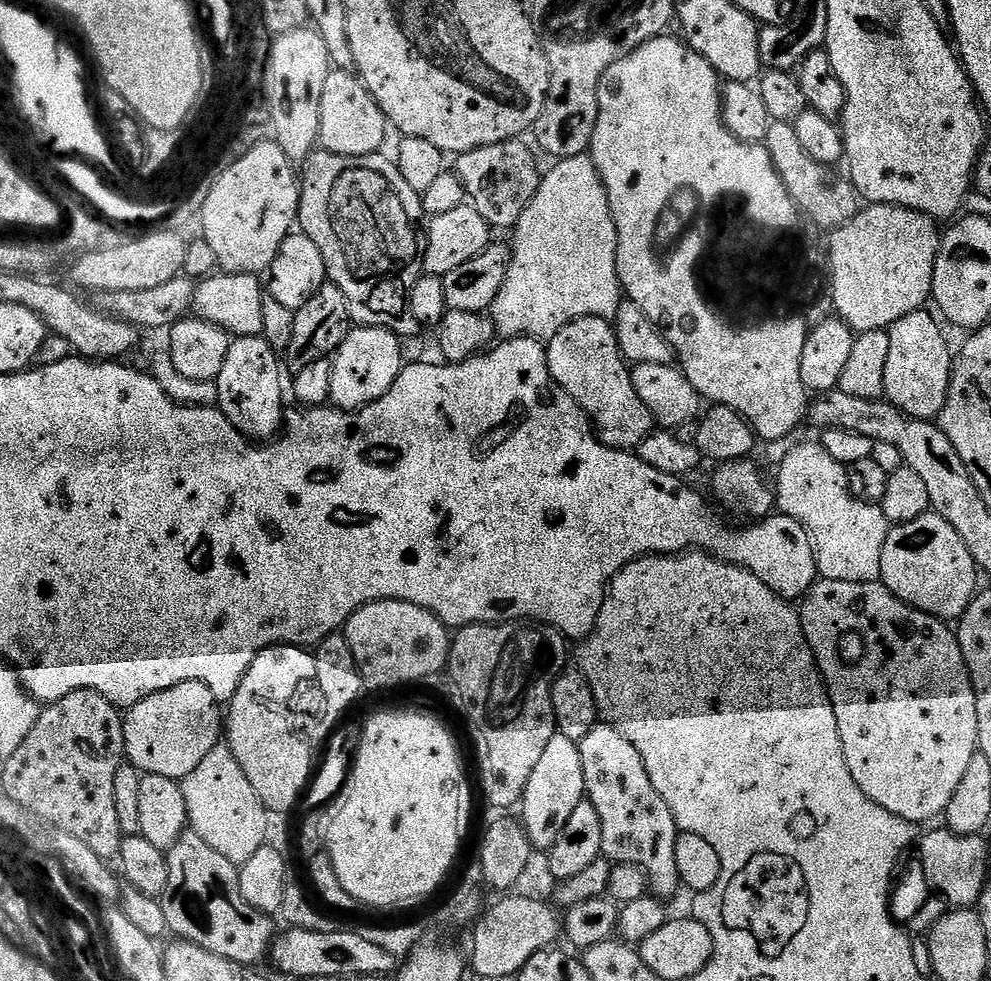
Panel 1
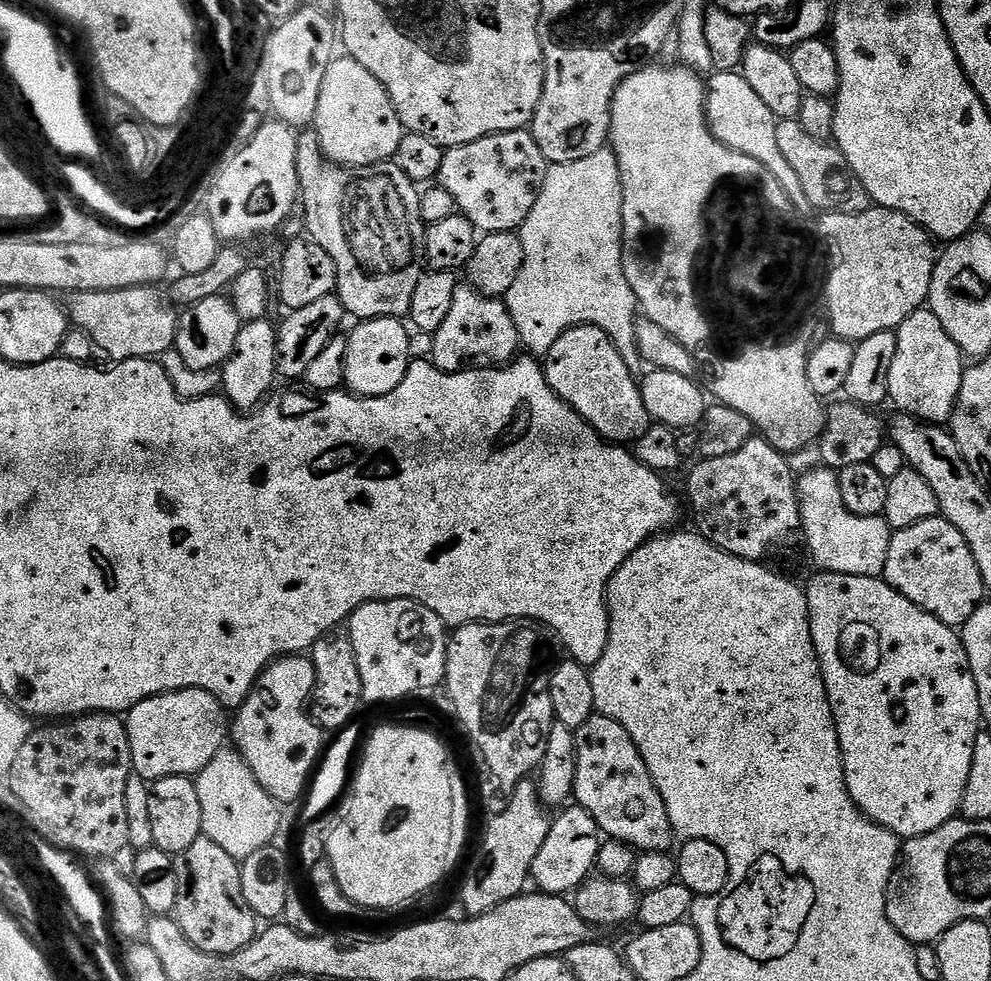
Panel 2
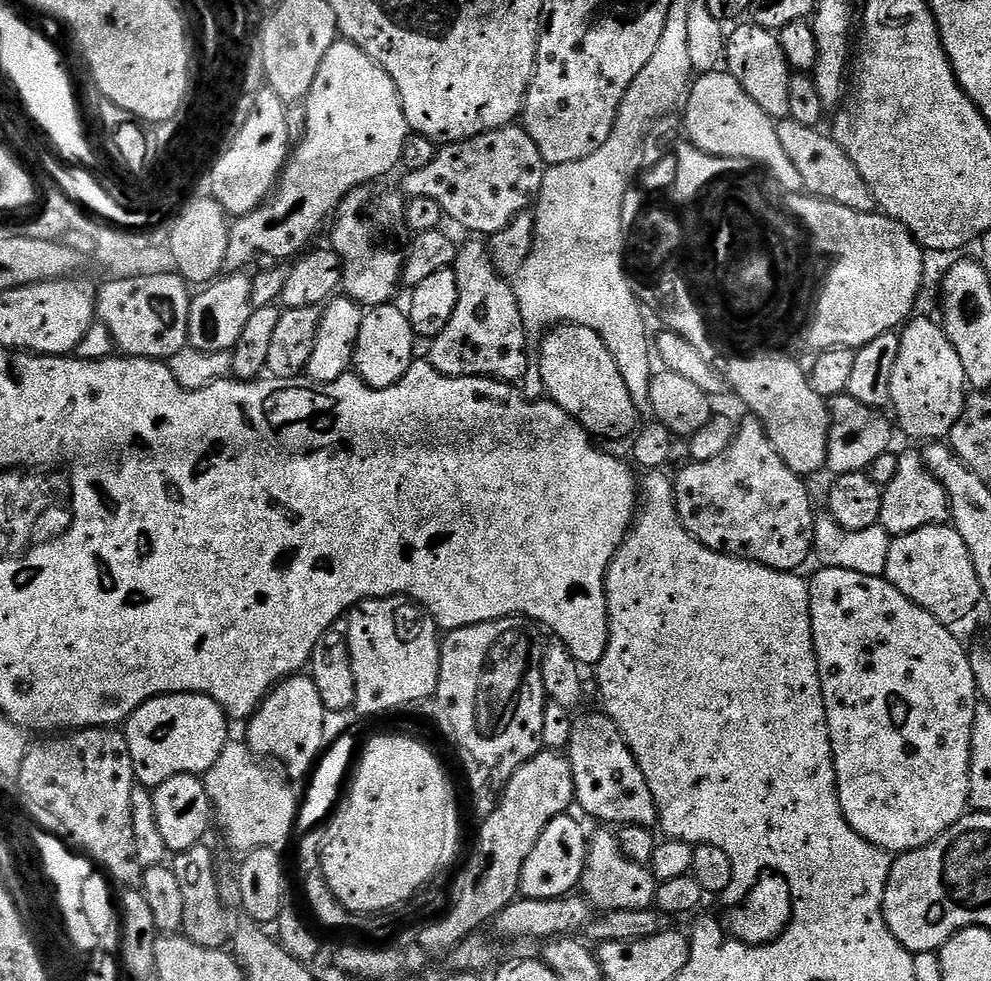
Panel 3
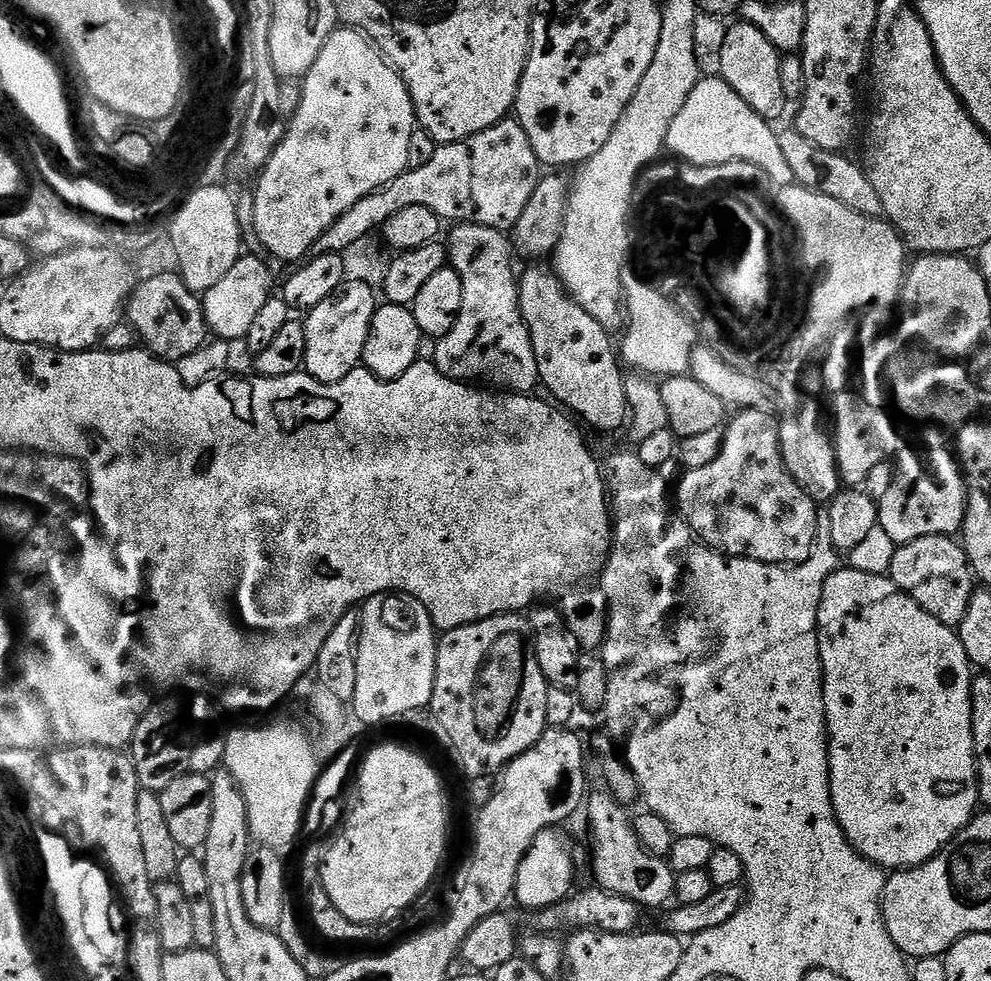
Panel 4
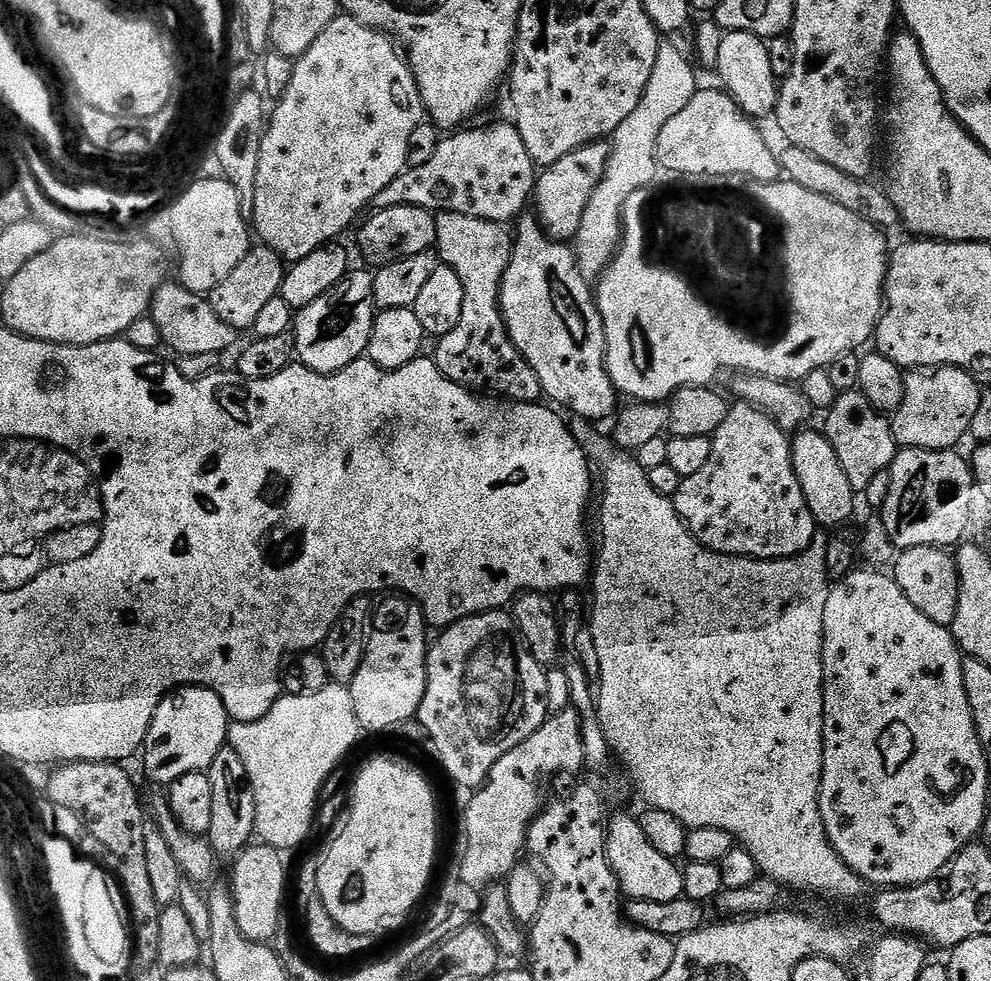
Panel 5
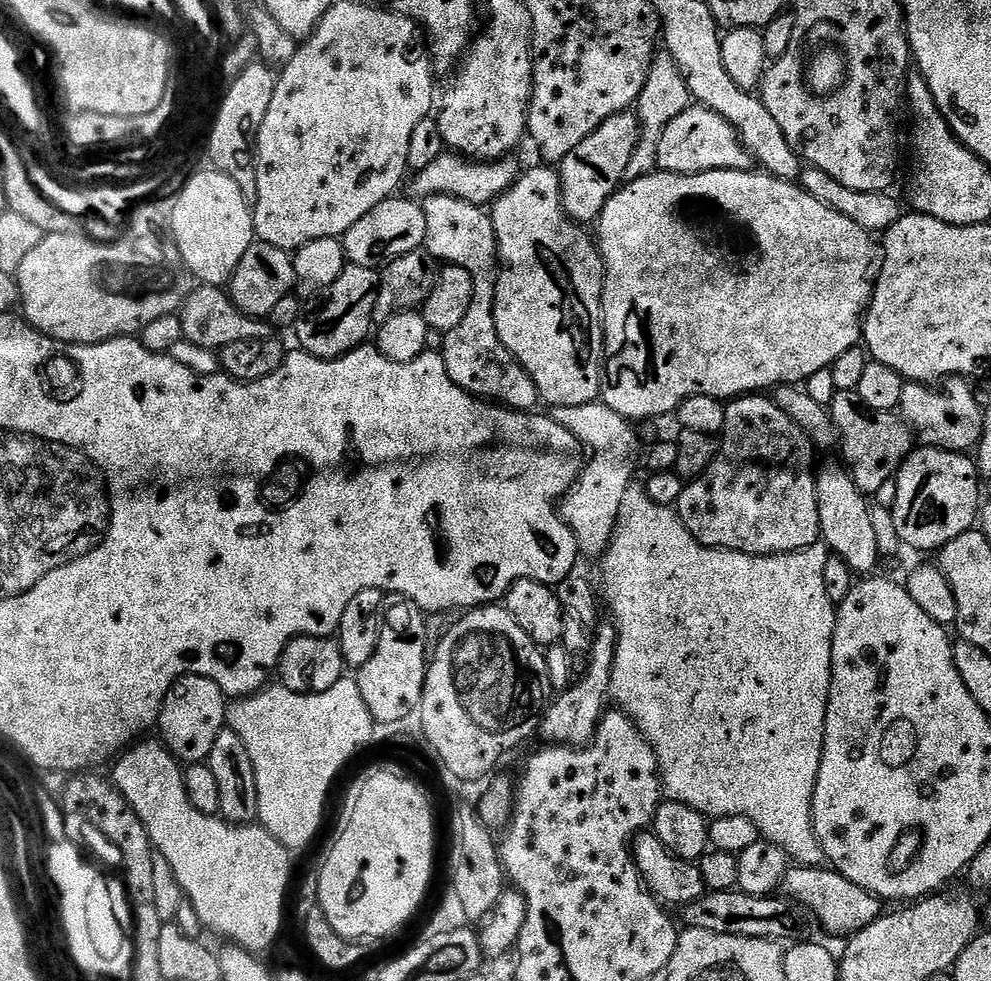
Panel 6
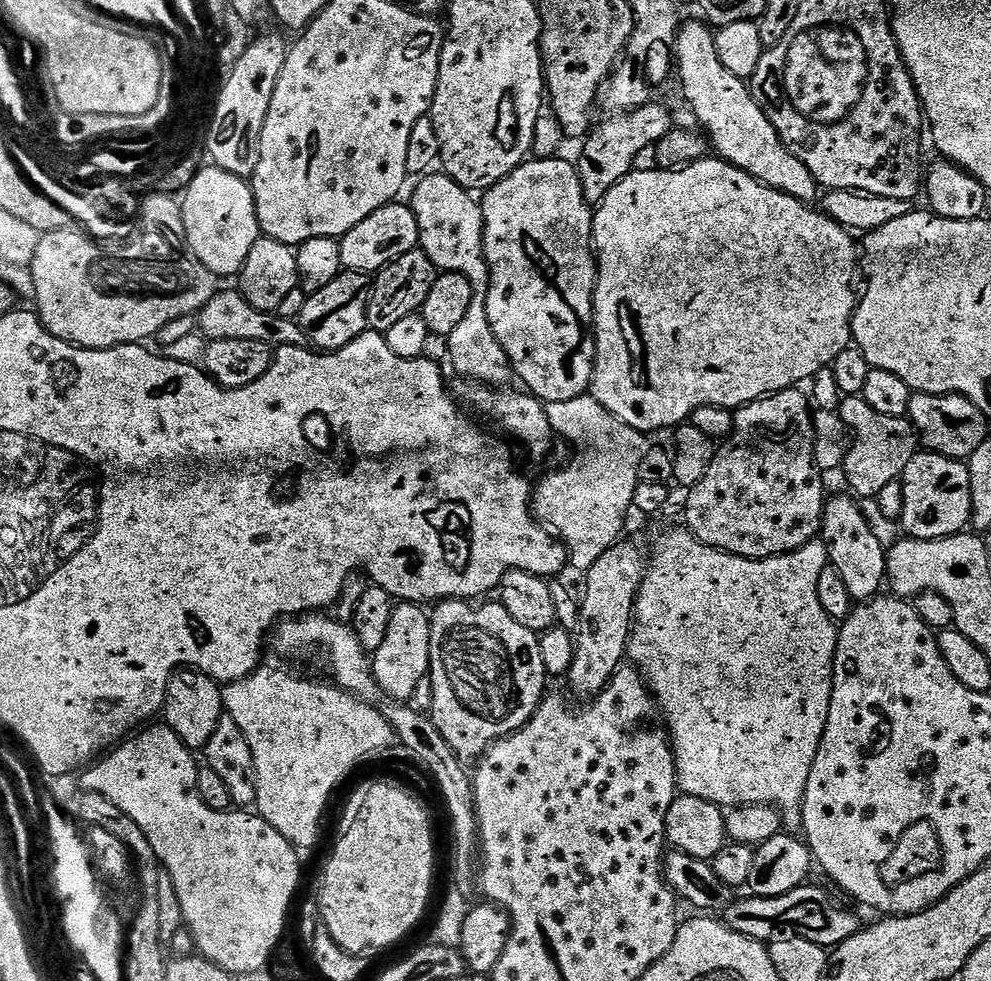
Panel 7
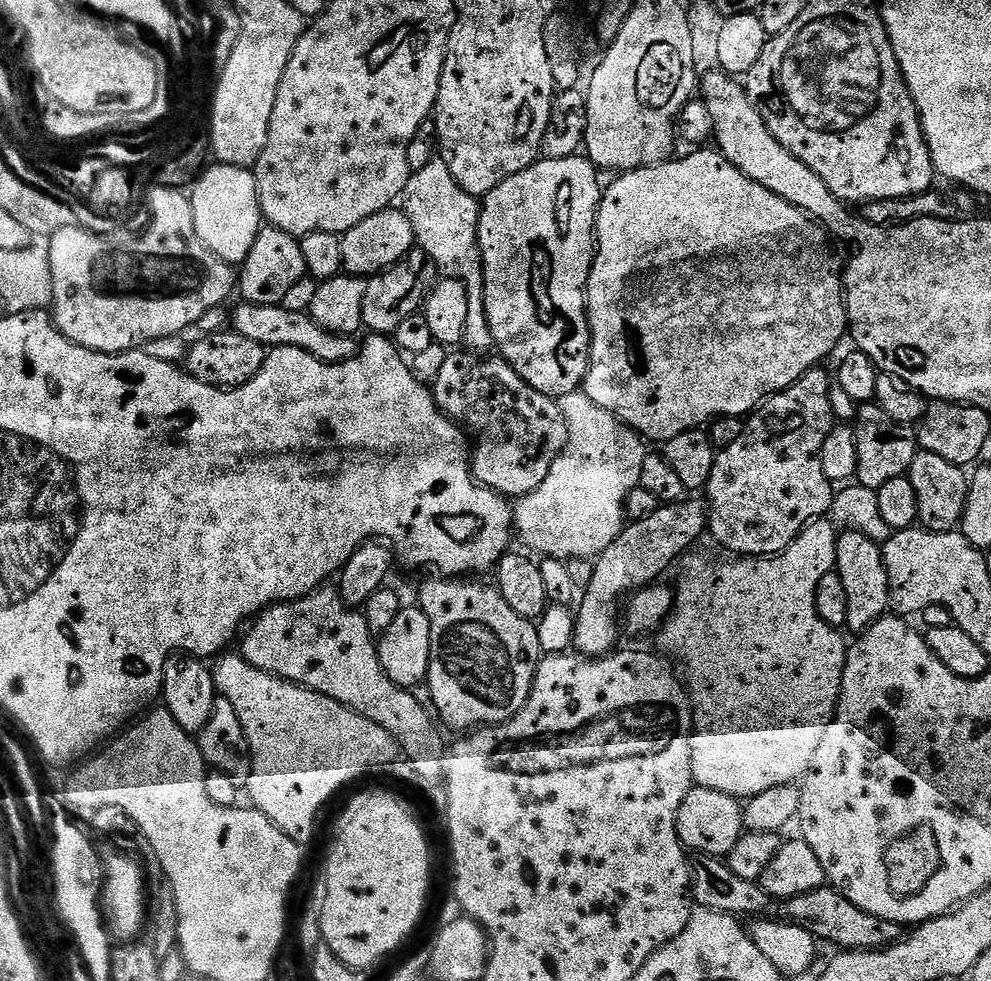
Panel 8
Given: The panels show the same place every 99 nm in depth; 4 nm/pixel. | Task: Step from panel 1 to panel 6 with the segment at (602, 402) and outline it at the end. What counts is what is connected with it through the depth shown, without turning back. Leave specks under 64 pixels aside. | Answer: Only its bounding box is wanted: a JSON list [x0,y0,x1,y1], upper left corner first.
[490,166,604,408]

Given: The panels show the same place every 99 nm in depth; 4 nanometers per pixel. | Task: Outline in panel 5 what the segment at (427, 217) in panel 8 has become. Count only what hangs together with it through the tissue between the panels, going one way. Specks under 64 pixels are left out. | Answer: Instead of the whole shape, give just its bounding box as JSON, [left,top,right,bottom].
[434,212,541,404]

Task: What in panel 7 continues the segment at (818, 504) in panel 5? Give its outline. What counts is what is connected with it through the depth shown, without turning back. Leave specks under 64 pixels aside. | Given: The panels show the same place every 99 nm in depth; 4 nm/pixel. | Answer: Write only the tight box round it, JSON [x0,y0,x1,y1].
[819,495,888,602]

